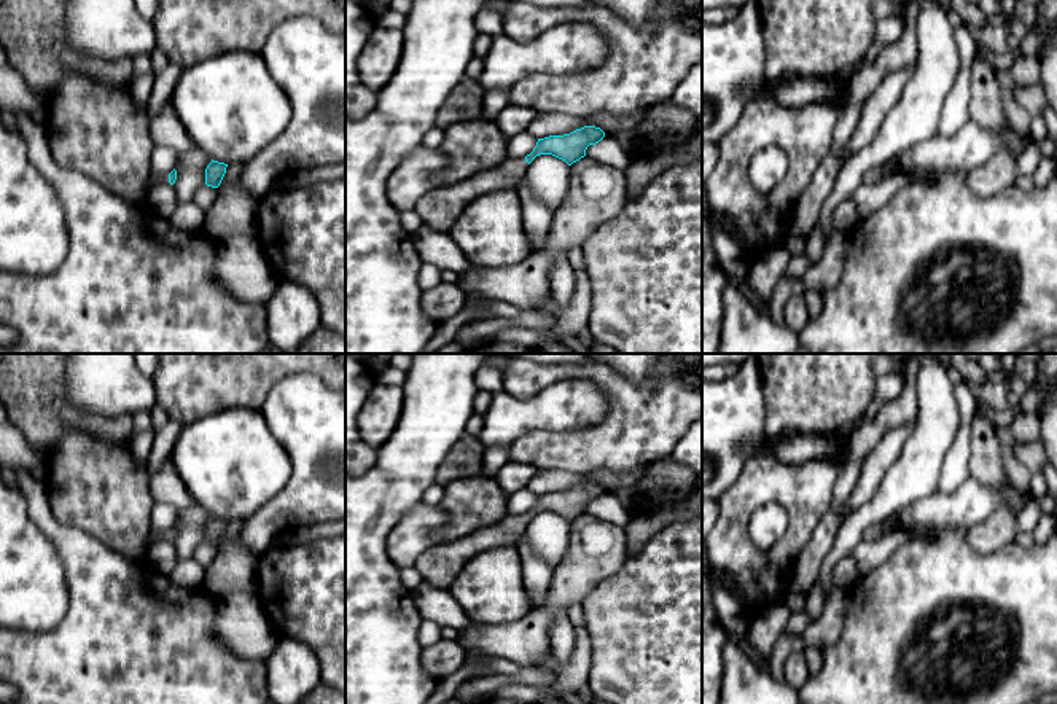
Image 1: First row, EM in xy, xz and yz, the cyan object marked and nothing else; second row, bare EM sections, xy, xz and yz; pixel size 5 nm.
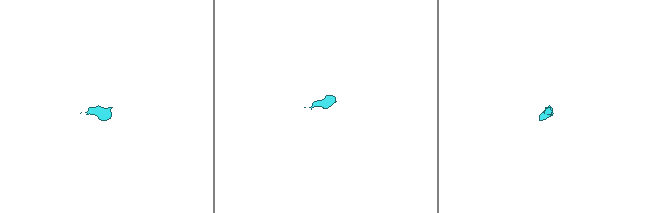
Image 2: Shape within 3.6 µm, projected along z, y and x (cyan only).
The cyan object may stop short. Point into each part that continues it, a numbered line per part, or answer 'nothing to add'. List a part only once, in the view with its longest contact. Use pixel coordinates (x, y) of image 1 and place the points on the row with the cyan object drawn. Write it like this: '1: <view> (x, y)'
1: xy (153, 180)

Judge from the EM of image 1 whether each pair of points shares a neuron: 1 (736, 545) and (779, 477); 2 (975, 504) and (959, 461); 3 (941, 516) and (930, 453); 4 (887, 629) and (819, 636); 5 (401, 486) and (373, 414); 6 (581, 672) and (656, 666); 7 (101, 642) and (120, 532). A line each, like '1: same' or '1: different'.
1: same
2: different
3: different
4: different
5: different
6: different
7: different

